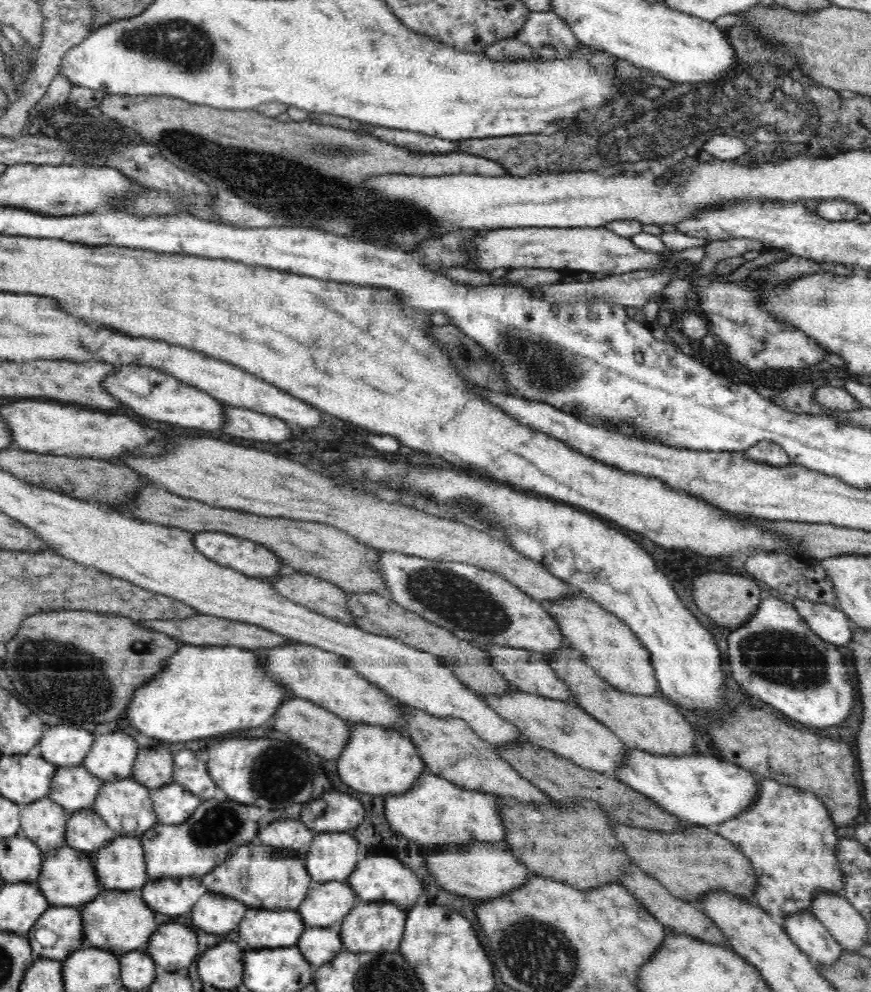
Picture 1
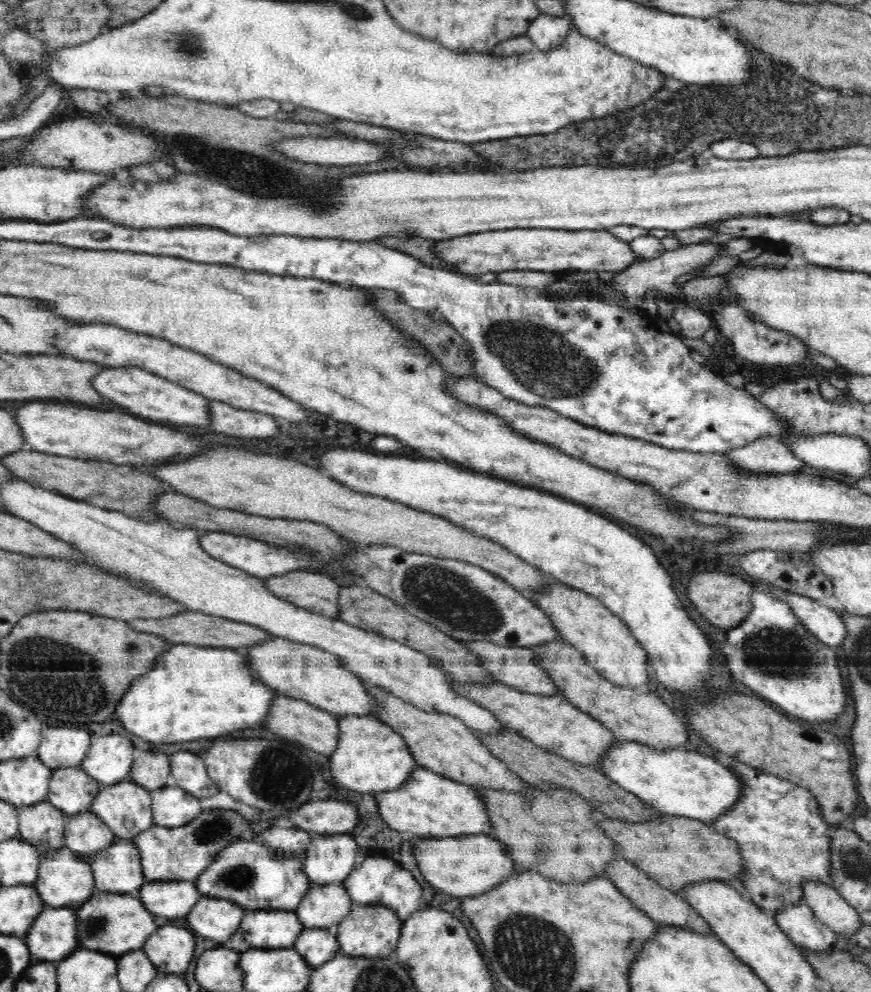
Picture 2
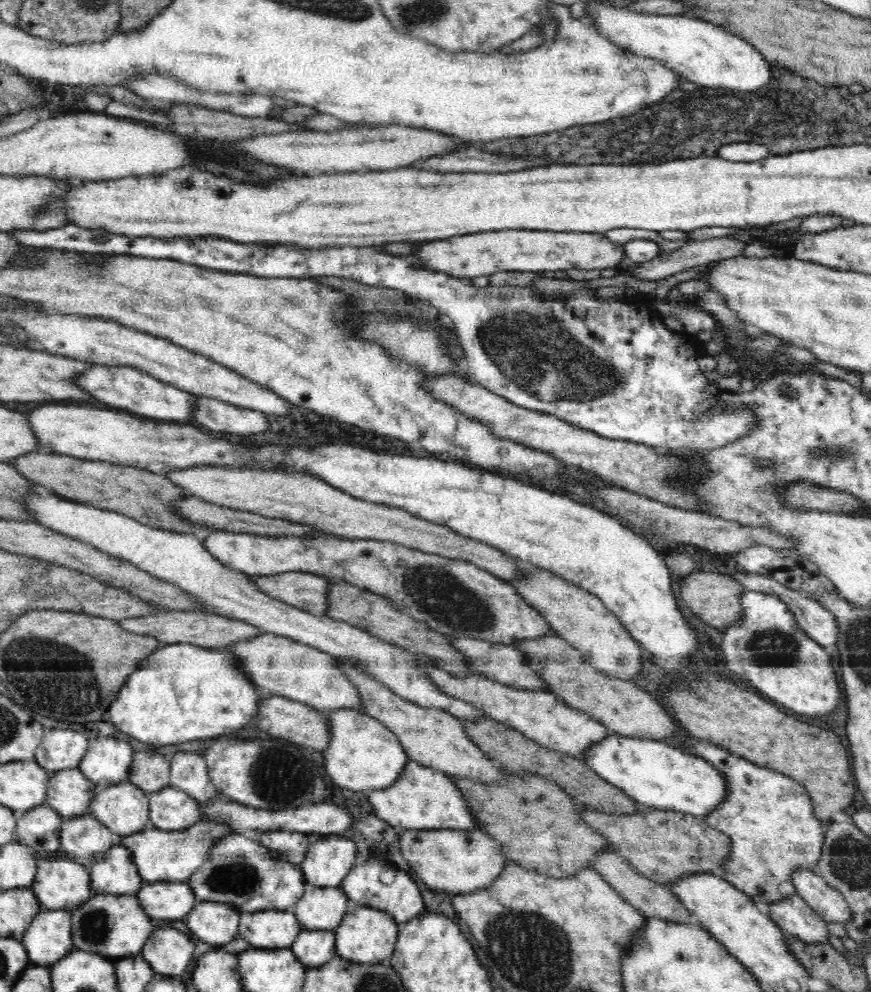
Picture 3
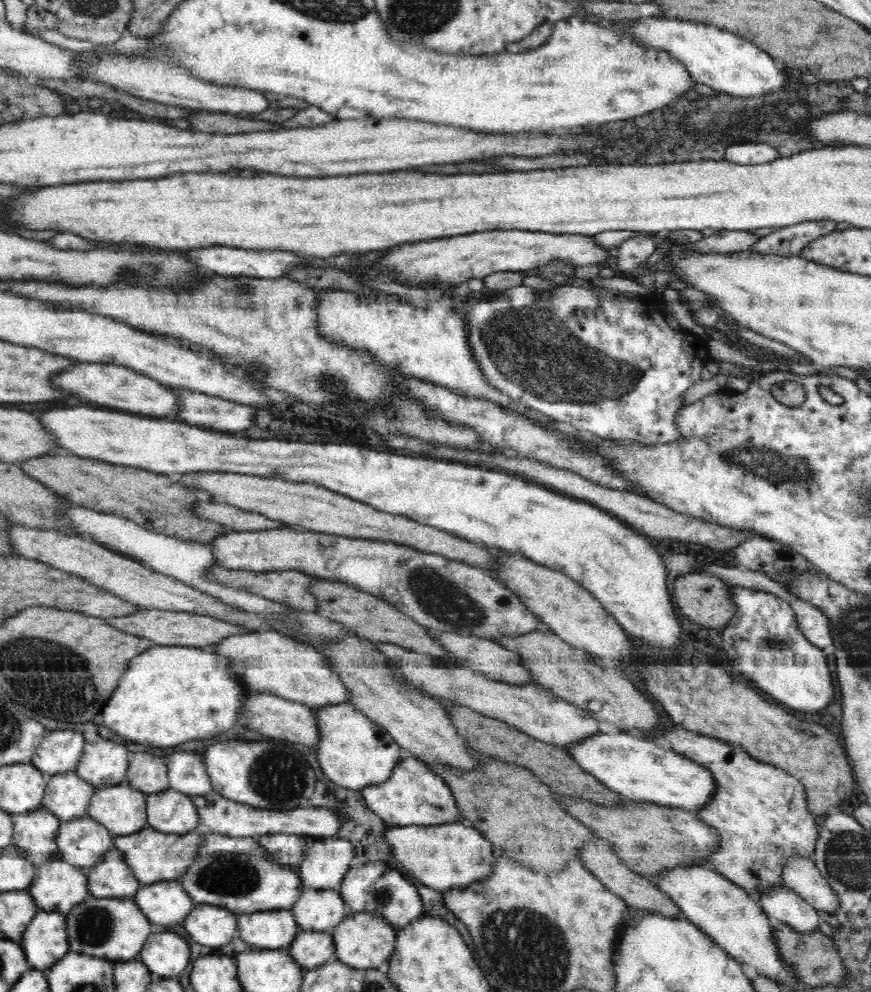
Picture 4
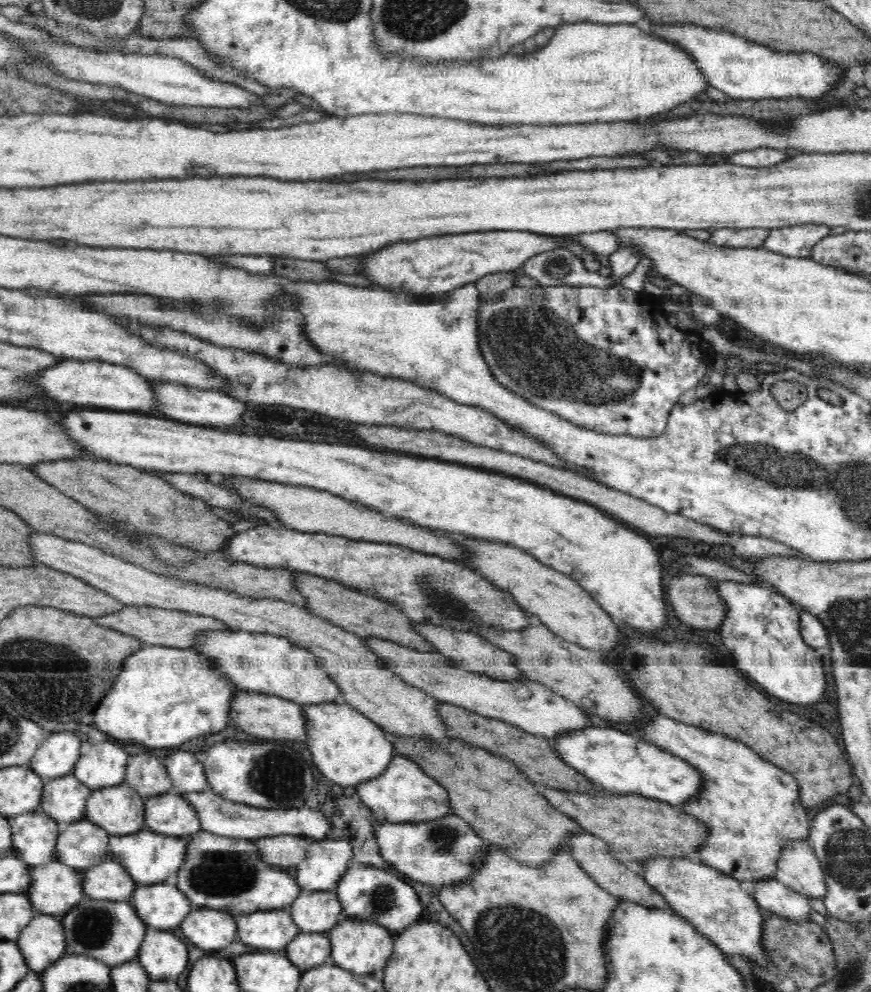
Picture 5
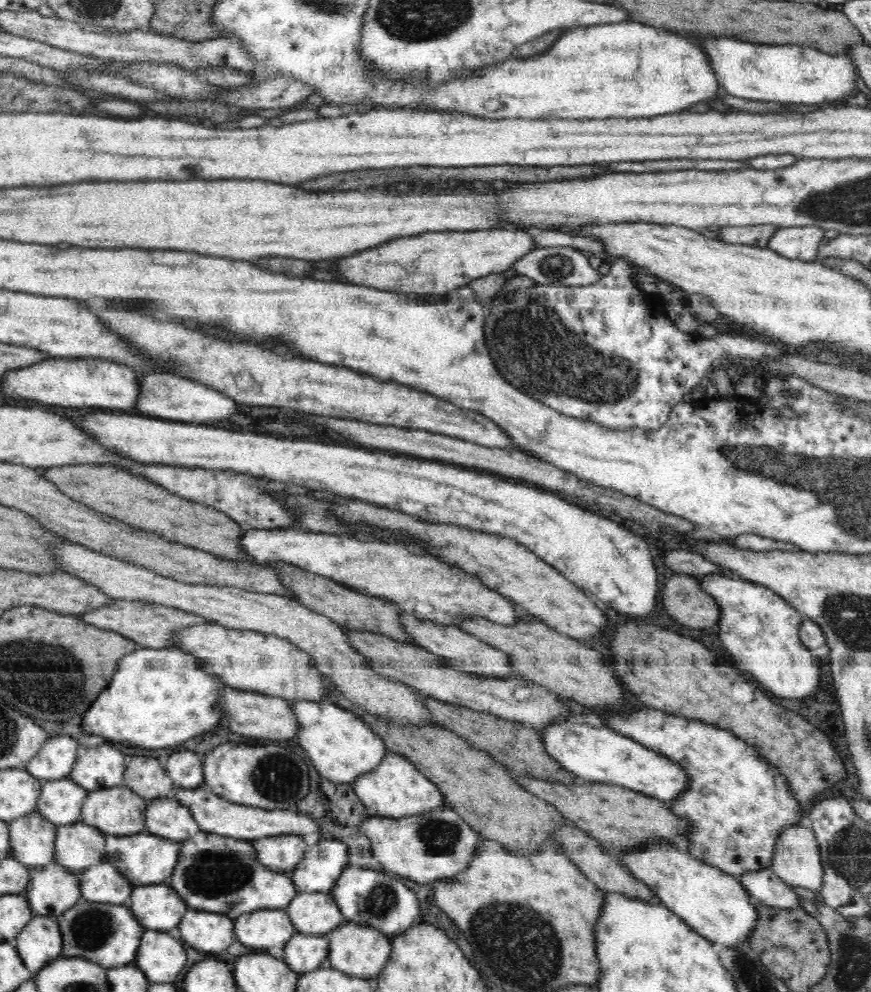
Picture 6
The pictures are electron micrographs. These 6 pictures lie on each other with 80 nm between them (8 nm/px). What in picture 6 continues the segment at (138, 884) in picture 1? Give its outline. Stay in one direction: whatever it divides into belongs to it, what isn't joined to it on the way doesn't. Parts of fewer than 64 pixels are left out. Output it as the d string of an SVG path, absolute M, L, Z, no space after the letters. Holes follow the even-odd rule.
M108 860L78 874L82 874L82 878L79 878L80 892L86 900L122 904L132 894L133 884Z

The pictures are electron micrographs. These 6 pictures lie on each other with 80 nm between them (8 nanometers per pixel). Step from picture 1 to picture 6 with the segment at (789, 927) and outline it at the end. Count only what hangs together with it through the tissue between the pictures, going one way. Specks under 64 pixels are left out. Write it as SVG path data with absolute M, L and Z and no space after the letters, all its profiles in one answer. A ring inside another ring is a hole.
M771 866L758 872L740 874L740 878L740 883L746 888L754 902L786 910L801 908L798 895L789 884L776 876Z

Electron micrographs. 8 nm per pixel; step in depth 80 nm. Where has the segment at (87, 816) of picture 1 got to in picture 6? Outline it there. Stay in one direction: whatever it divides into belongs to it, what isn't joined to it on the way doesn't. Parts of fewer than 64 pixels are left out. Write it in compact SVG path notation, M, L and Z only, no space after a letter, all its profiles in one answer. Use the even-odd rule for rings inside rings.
M72 823L71 825L57 826L54 862L77 874L78 870L83 871L84 868L103 863L107 860L105 837L103 832L88 824Z

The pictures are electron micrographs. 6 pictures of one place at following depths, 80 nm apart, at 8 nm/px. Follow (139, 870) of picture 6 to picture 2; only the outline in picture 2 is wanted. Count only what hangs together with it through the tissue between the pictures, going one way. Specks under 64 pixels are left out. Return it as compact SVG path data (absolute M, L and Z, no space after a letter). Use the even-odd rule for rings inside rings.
M204 807L200 816L183 827L153 825L131 840L140 851L142 874L146 881L194 881L216 860L220 850L244 836L244 832L251 828L248 822L235 809Z

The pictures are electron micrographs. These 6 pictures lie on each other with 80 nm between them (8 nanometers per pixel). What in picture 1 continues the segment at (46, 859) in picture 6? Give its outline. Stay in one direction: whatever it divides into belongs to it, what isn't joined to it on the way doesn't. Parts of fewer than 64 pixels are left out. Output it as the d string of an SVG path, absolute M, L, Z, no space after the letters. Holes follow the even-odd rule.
M50 797L19 805L20 834L36 843L45 853L66 846L69 814Z

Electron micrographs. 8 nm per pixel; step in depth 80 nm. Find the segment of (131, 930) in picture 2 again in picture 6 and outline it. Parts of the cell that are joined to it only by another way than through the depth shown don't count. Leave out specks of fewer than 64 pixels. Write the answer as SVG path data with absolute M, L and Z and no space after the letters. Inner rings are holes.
M80 897L80 900L58 918L62 932L62 955L68 958L84 958L105 969L124 966L136 961L136 952L146 928L138 922L132 909L118 904L96 904Z

